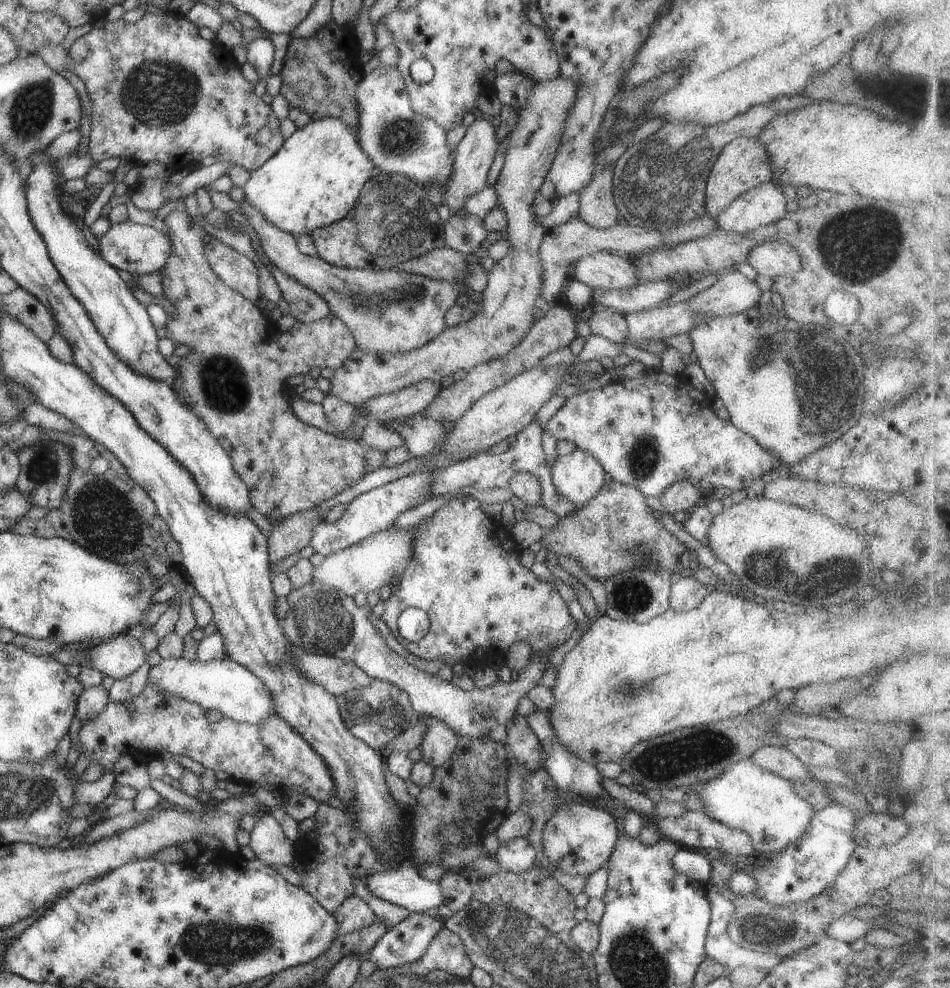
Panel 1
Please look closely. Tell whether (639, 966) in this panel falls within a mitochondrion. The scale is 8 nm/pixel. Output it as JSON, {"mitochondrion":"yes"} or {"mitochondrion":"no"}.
{"mitochondrion":"yes"}

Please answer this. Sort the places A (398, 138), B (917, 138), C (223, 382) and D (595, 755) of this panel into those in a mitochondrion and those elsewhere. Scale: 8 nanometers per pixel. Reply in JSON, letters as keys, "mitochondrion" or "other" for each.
{"A":"mitochondrion","B":"other","C":"mitochondrion","D":"other"}

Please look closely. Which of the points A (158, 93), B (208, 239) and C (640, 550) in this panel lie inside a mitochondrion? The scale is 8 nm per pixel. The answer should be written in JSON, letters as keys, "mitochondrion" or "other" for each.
{"A":"mitochondrion","B":"other","C":"mitochondrion"}

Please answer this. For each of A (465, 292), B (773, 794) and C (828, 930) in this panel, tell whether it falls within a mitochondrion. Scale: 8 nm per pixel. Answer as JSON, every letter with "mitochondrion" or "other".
{"A":"other","B":"mitochondrion","C":"other"}

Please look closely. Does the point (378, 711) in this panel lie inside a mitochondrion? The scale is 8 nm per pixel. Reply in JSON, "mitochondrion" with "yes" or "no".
{"mitochondrion":"yes"}

